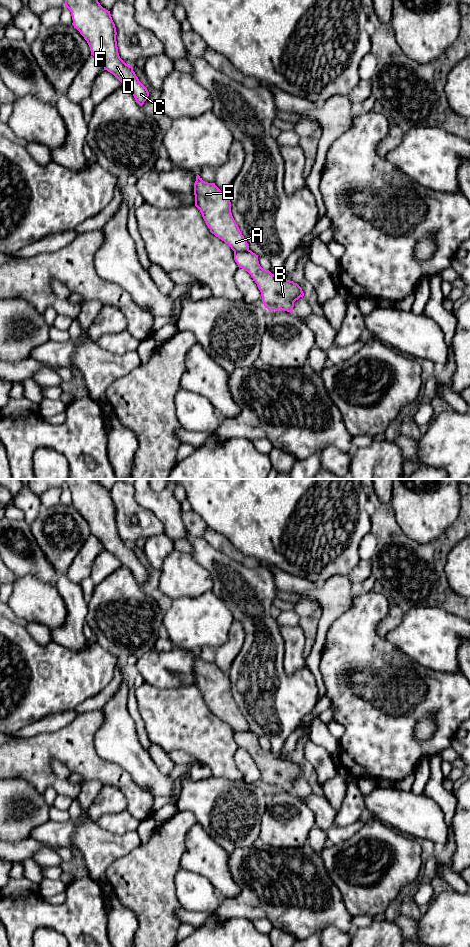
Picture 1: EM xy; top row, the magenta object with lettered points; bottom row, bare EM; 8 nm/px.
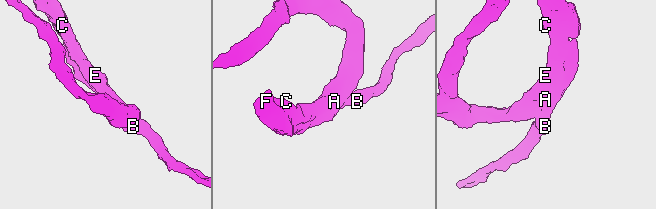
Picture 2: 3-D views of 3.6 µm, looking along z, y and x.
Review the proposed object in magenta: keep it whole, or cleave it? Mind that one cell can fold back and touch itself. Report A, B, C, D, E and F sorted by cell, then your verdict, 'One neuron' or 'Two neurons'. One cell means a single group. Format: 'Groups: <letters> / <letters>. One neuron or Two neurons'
Groups: A B C D E F. One neuron

